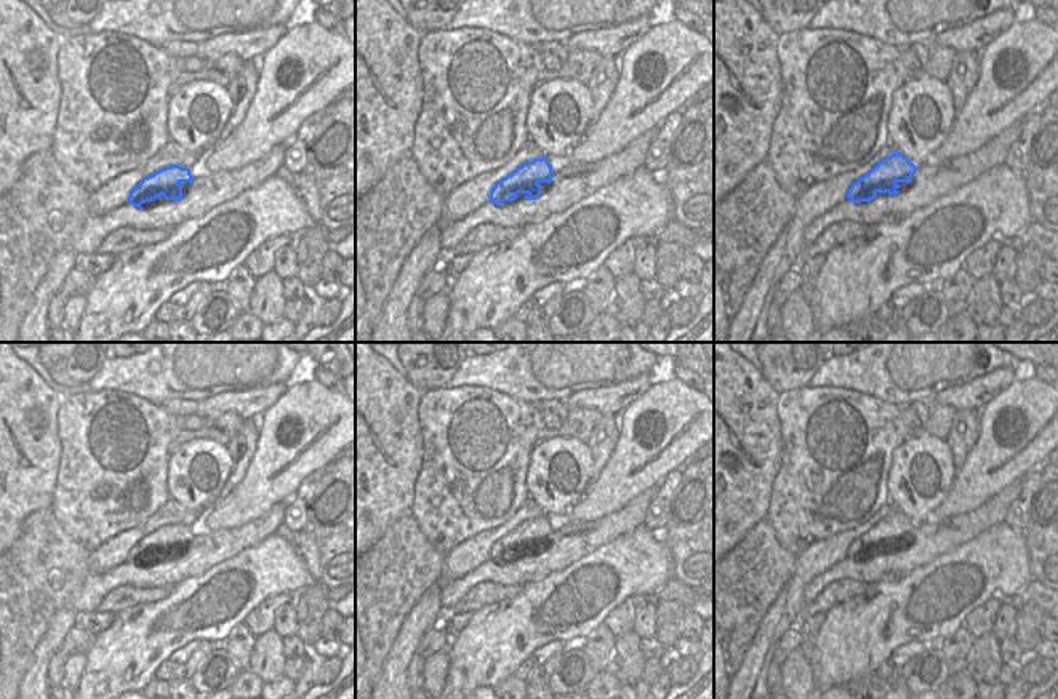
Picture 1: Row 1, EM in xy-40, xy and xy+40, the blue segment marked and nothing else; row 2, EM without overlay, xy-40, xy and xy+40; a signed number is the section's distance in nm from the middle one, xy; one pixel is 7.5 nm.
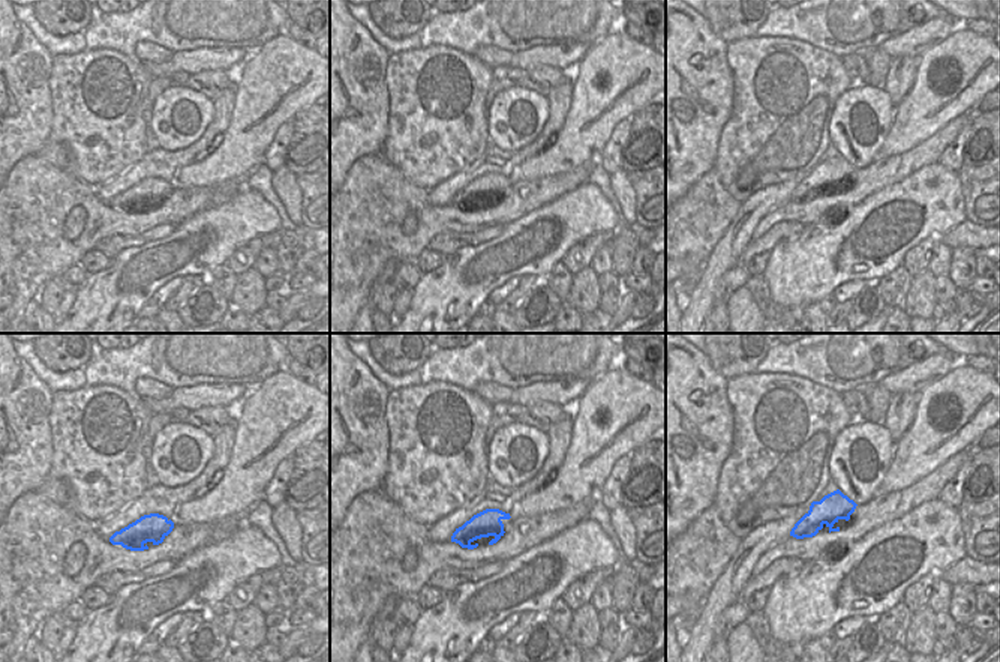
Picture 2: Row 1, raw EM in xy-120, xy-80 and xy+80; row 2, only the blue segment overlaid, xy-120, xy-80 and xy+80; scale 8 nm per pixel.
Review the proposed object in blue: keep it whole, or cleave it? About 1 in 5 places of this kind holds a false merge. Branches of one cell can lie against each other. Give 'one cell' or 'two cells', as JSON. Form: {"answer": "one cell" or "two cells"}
{"answer": "one cell"}

